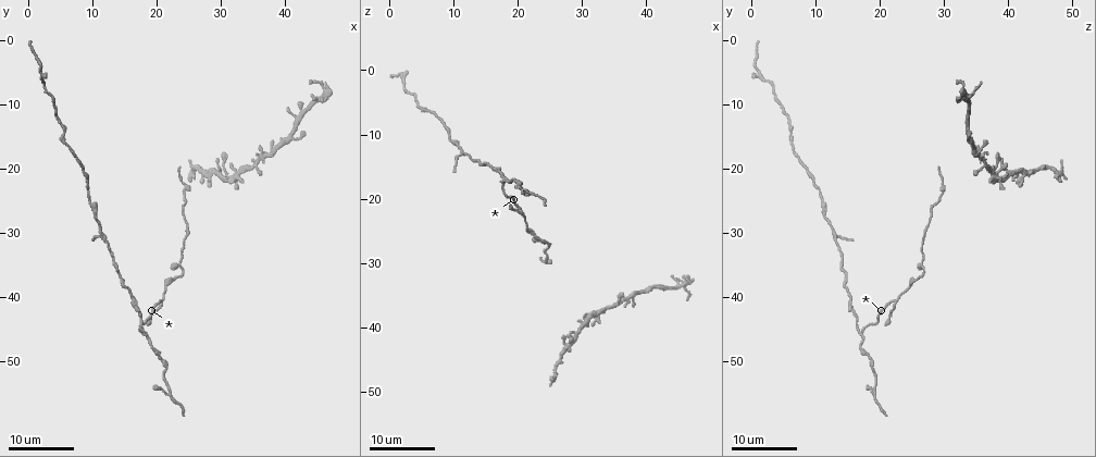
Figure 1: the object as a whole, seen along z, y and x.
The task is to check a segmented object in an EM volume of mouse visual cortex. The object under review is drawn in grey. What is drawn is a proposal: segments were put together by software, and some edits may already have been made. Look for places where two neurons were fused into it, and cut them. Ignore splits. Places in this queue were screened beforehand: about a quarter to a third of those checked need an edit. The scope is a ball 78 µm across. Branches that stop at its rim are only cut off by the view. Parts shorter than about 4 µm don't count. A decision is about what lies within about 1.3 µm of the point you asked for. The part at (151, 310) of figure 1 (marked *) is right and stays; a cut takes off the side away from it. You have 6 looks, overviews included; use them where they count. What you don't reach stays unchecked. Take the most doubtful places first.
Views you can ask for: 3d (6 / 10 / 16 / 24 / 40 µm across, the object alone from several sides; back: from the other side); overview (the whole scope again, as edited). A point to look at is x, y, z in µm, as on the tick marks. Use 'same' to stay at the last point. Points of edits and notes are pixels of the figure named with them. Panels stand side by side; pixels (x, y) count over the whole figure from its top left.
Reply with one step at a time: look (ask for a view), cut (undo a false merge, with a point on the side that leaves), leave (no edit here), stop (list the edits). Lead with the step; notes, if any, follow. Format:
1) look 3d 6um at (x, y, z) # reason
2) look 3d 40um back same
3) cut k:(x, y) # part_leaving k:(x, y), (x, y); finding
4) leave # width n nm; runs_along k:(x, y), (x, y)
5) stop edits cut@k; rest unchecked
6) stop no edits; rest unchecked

look 3d 24um at (18.5, 45.0, 17.0) # two arms in line, one across

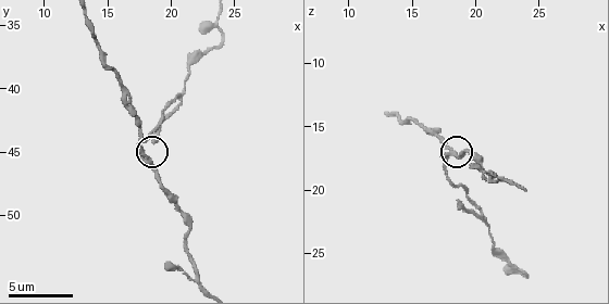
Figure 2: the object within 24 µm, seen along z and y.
look 3d 10um at (18.2, 45.6, 17.0)

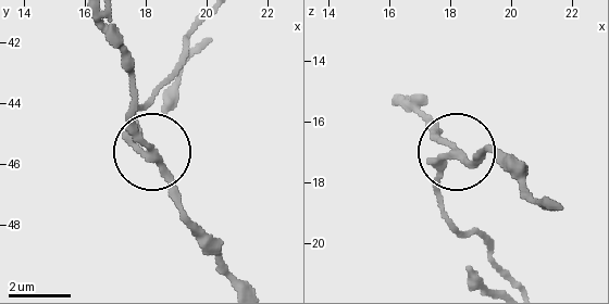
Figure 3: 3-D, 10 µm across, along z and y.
leave # one neuron here

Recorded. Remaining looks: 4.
look 3d 6um at (20.6, 40.8, 22.4) # a fork

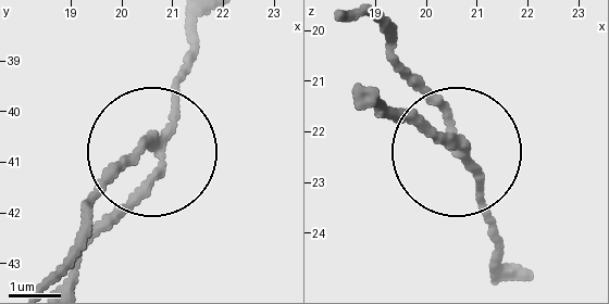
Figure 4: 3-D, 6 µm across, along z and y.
look 3d 6um back same # from behind

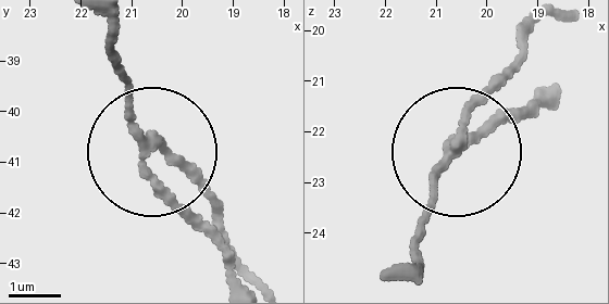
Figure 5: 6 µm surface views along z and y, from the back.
leave # side_arm 5 um; arms 3; one neuron here

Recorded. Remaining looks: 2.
look 3d 16um at (24.5, 23.5, 30.0) # thick turns thin

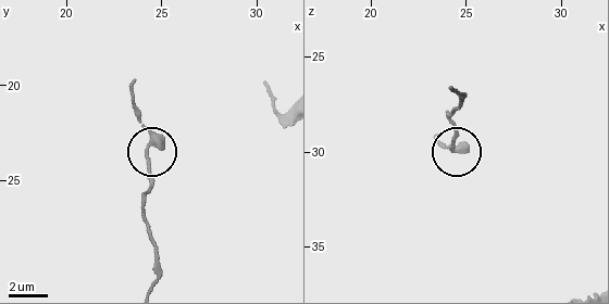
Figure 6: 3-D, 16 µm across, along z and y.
look 3d 10um same

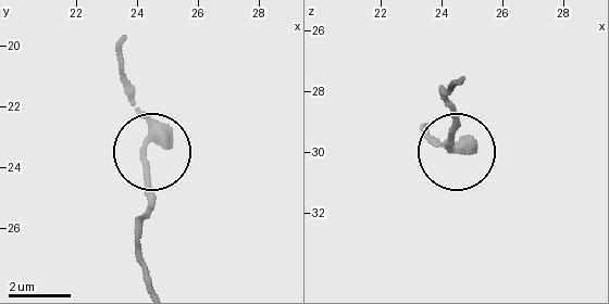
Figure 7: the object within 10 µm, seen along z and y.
leave # runs_along 7:(146, 281), (138, 258), (146, 126), (131, 81); continuous, no second neuron

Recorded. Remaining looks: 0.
stop no edits; rest unchecked

